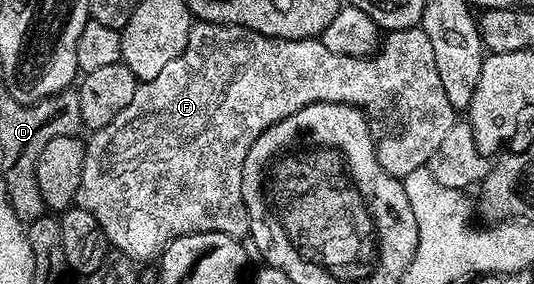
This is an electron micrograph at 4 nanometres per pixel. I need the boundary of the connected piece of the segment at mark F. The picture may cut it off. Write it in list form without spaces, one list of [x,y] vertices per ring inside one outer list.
[[[193,22],[190,29],[190,37],[186,41],[186,49],[158,77],[141,82],[137,86],[130,105],[110,121],[102,129],[91,132],[86,143],[85,163],[82,169],[81,184],[78,186],[75,198],[75,206],[94,213],[94,221],[102,229],[109,244],[115,250],[129,255],[132,259],[143,261],[143,259],[155,260],[161,254],[163,248],[167,247],[173,239],[189,235],[190,233],[226,233],[227,235],[243,236],[246,231],[246,212],[242,201],[242,169],[246,161],[246,153],[250,153],[250,145],[270,125],[298,113],[311,103],[348,103],[351,107],[357,107],[363,112],[364,118],[368,120],[368,128],[372,130],[372,137],[376,146],[376,159],[386,169],[386,173],[403,177],[414,173],[414,169],[425,166],[432,154],[442,145],[446,133],[450,133],[452,126],[458,121],[458,111],[450,105],[446,99],[446,93],[439,83],[438,68],[434,61],[434,52],[427,40],[426,33],[417,25],[405,31],[390,31],[383,36],[382,46],[371,57],[360,58],[358,56],[342,56],[332,53],[326,49],[319,38],[314,39],[275,39],[269,35],[263,35],[249,27],[239,27],[229,23],[201,23]]]

